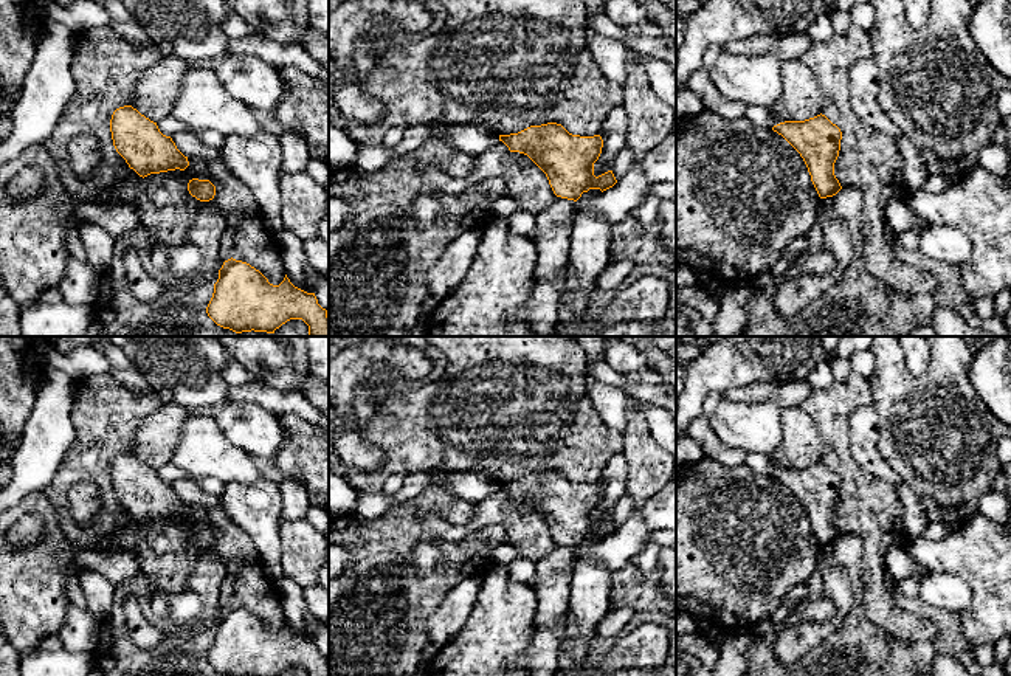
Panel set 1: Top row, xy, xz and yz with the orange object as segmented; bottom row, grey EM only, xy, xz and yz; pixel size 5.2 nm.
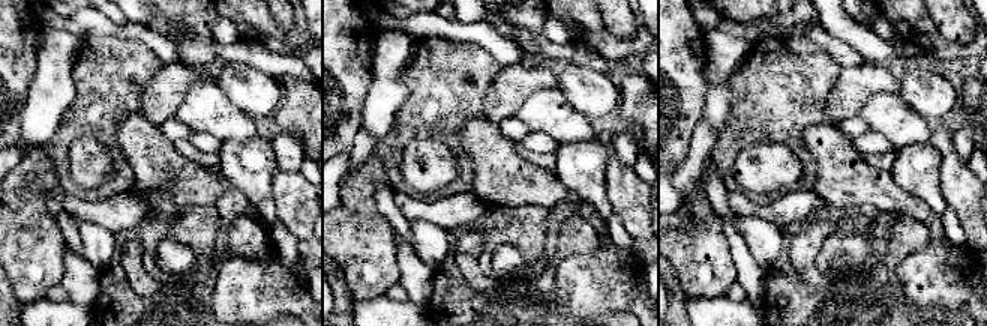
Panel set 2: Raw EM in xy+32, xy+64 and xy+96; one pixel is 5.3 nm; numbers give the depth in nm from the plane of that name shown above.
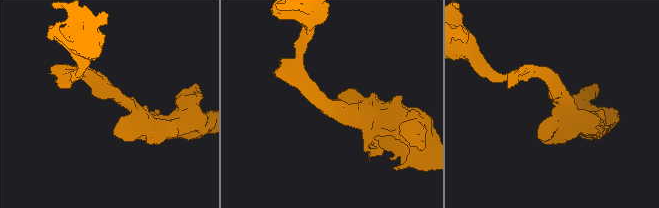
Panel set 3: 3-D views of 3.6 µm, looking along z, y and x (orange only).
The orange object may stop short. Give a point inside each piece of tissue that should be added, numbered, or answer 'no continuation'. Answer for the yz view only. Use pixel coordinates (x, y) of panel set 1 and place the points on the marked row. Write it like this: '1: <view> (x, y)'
no continuation

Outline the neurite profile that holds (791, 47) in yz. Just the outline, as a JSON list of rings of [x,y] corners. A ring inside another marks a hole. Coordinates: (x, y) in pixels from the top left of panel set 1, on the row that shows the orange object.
[[[808,33],[786,36],[750,36],[747,39],[730,42],[724,50],[733,54],[760,56],[772,53],[782,62],[797,60],[811,47]]]

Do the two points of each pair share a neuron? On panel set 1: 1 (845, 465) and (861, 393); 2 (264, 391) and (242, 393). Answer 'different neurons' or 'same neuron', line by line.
1: same neuron
2: same neuron

